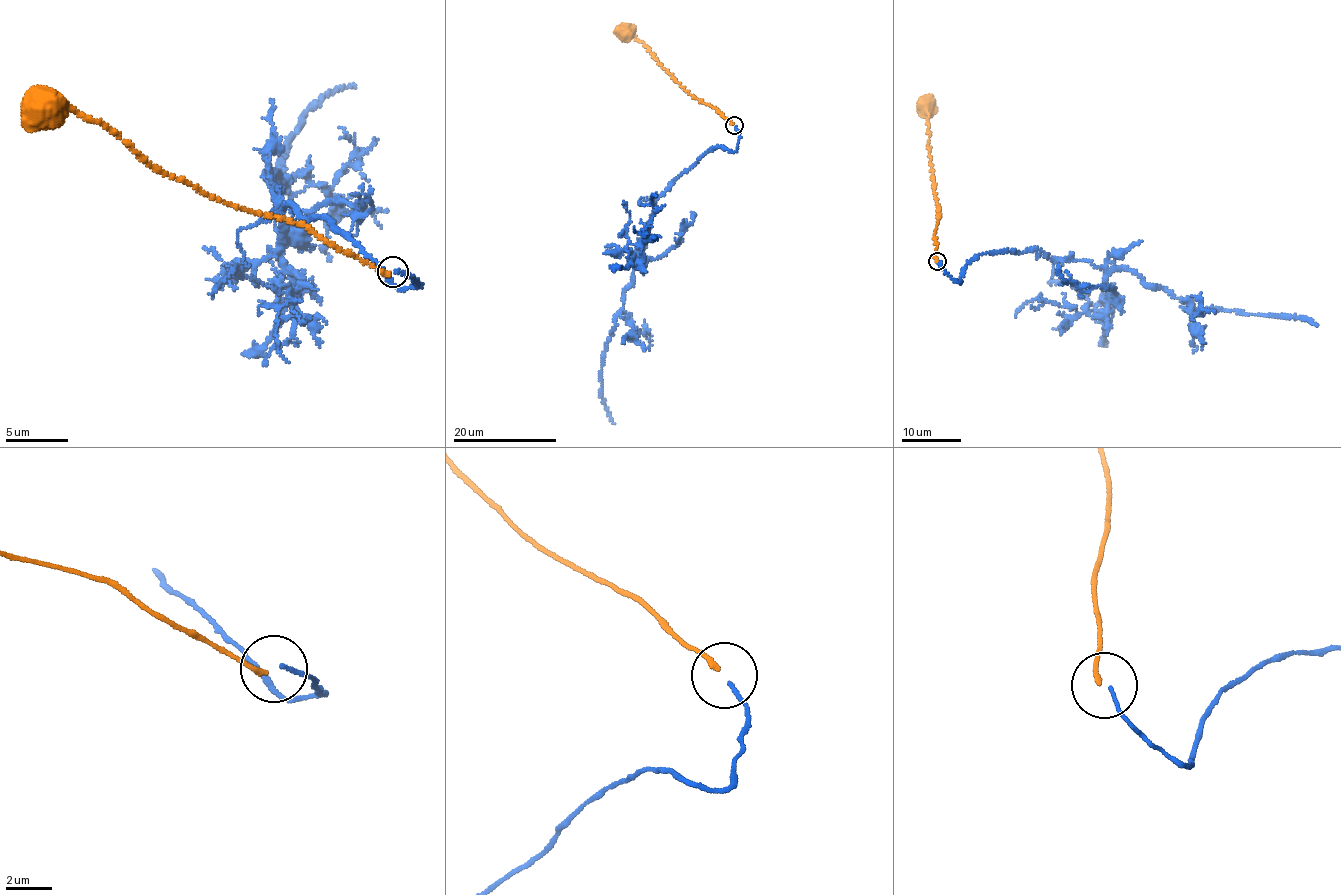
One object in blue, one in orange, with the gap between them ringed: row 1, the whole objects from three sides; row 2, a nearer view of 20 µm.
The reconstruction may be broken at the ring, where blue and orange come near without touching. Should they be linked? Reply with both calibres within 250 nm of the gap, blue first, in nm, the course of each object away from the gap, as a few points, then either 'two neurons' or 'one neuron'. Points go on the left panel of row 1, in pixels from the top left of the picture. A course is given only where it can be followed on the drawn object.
160/240 nm | blue via (395, 270), (416, 285), (395, 287), (325, 216), (272, 214), (271, 169), (283, 189), (311, 106), (353, 86) | orange via (390, 272), (340, 252), (310, 228), (204, 195), (97, 123), (71, 111), (40, 106), (26, 94) | one neuron

